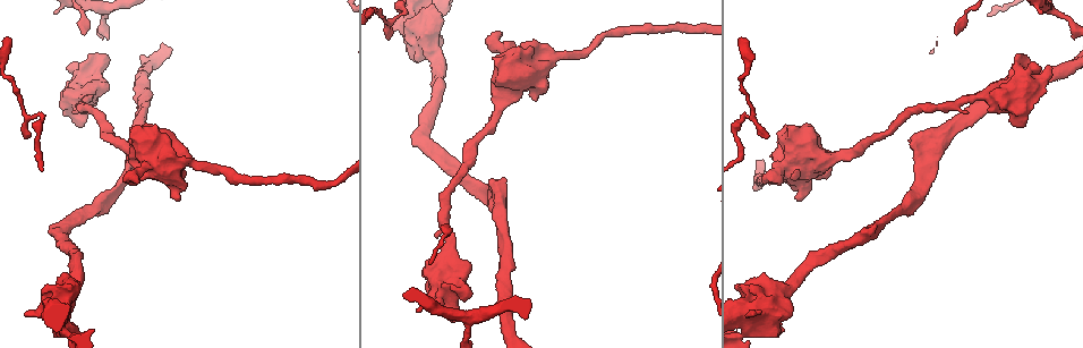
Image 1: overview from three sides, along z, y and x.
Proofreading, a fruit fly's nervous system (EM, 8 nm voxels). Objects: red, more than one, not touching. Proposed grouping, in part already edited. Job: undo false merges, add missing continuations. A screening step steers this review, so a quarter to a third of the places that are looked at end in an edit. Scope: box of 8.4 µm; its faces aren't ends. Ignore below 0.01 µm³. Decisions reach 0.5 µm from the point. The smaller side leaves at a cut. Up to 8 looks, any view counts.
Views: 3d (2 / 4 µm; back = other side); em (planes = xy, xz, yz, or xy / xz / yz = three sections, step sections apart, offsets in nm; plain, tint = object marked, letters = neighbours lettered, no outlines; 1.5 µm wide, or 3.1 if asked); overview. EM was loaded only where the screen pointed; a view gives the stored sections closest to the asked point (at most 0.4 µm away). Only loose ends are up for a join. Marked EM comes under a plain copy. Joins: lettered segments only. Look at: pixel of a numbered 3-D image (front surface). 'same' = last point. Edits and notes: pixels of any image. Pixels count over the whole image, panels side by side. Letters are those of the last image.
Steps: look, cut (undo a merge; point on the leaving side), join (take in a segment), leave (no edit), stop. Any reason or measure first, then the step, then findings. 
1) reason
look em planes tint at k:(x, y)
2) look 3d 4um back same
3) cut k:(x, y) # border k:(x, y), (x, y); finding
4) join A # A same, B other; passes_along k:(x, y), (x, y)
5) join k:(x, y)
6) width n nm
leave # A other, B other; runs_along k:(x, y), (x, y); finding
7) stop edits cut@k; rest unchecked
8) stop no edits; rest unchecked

thin end
look em planes letters at 1:(29, 135)

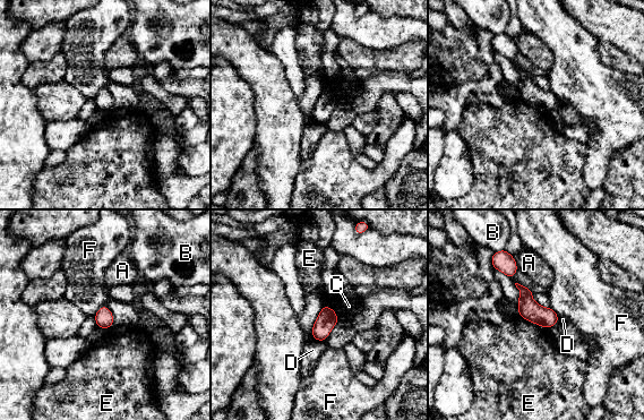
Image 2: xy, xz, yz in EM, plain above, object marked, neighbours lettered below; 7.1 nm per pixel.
leave # A other, B other, C other, D other, E other, F other; border 2:(517, 315), (548, 330); none of them fits

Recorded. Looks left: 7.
calibre changes
look 3d 4um at 1:(794, 284)

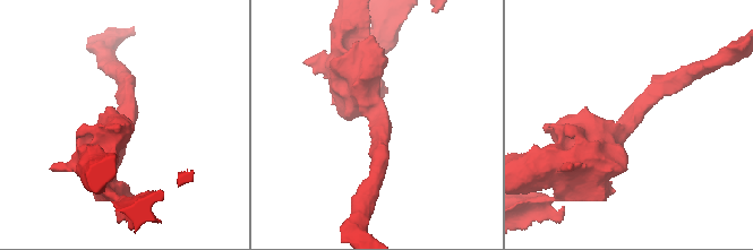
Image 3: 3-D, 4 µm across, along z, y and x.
arm_widths 240, 550 nm
look em planes letters at 3:(625, 122)

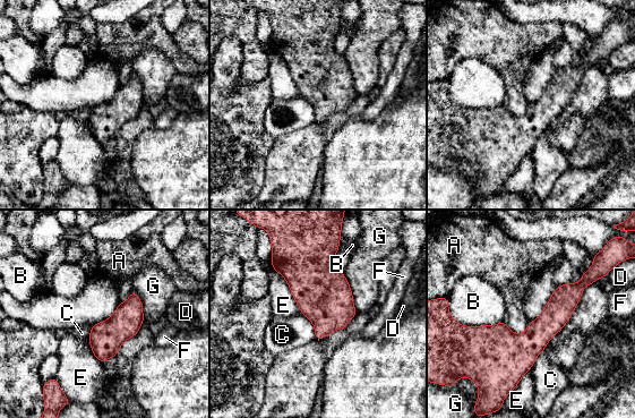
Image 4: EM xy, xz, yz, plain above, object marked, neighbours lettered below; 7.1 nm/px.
leave # A other, B other, C other, D other, E other, F other, G other; border 4:(503, 321), (517, 333), (530, 323); all the same cell

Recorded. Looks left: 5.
branch stops here
look 3d 4um at 1:(909, 140)

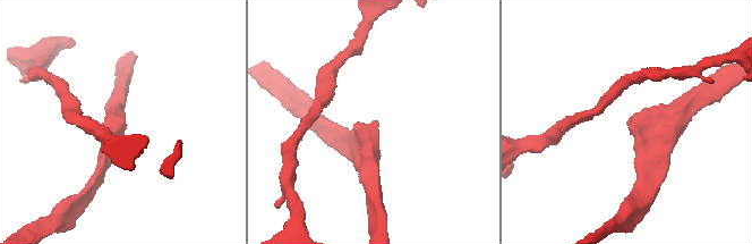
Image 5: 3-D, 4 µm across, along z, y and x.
need the tissue
look em yz step 8 letters at 5:(106, 124)

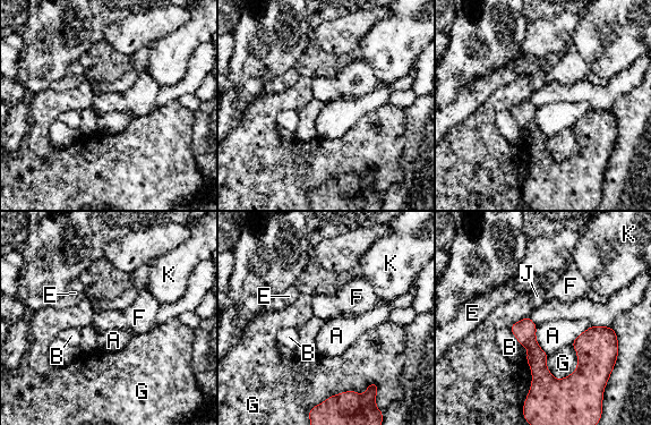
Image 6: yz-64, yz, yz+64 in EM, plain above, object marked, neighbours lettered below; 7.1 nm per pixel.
leave # A other, B other, E other, F other, G other, J other, K other; border 6:(537, 326), (537, 343), (548, 356); none of them fits

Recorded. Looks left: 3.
stop no edits; rest unchecked

